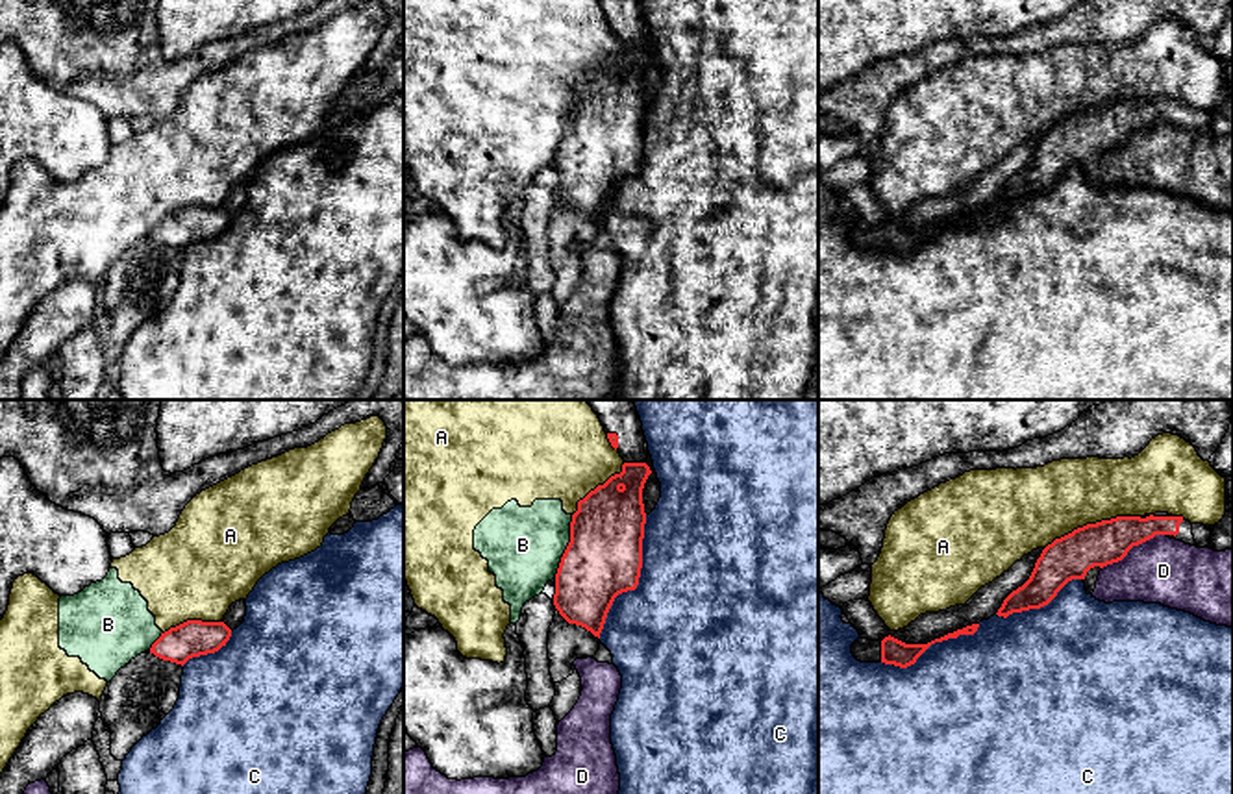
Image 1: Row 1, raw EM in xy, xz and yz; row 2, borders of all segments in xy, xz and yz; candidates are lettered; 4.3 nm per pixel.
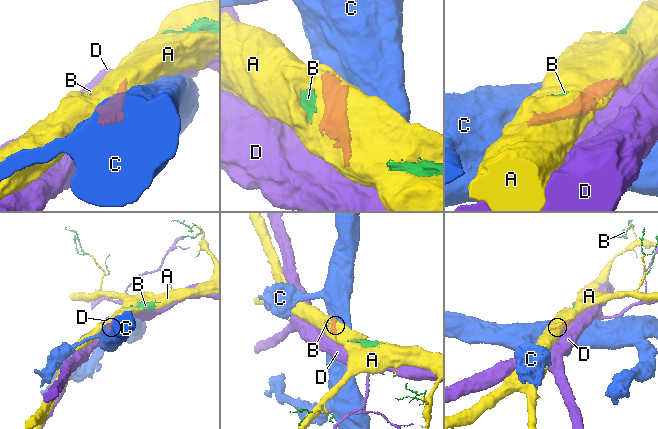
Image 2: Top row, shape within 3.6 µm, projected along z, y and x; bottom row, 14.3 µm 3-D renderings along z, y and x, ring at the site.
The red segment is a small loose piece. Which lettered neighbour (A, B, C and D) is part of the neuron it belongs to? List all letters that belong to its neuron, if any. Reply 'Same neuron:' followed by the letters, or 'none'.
Same neuron: none

